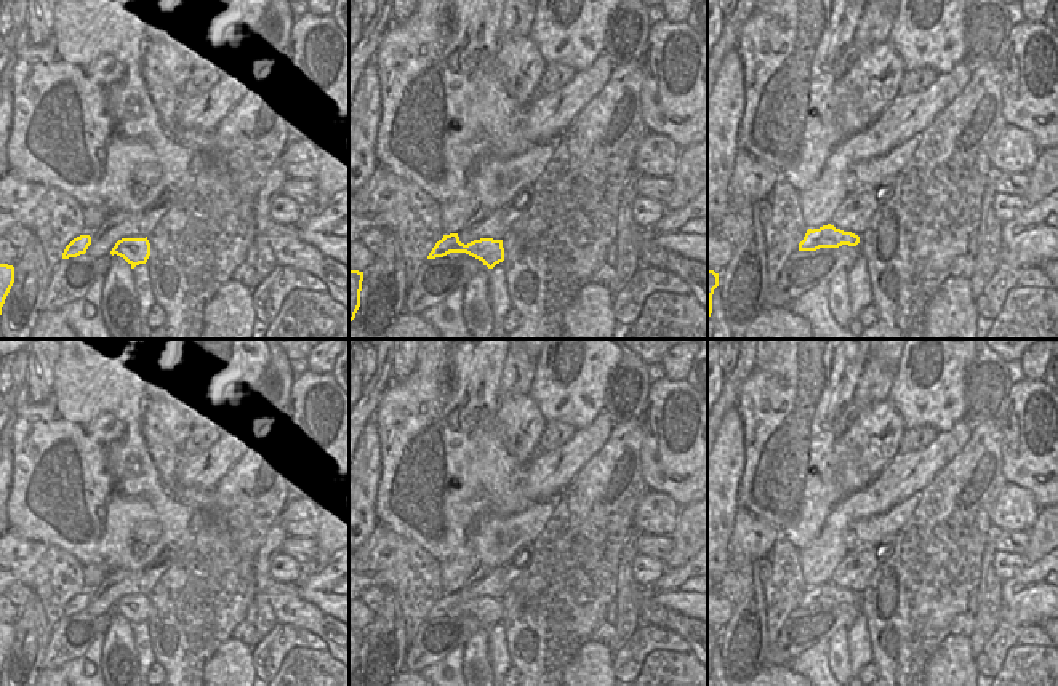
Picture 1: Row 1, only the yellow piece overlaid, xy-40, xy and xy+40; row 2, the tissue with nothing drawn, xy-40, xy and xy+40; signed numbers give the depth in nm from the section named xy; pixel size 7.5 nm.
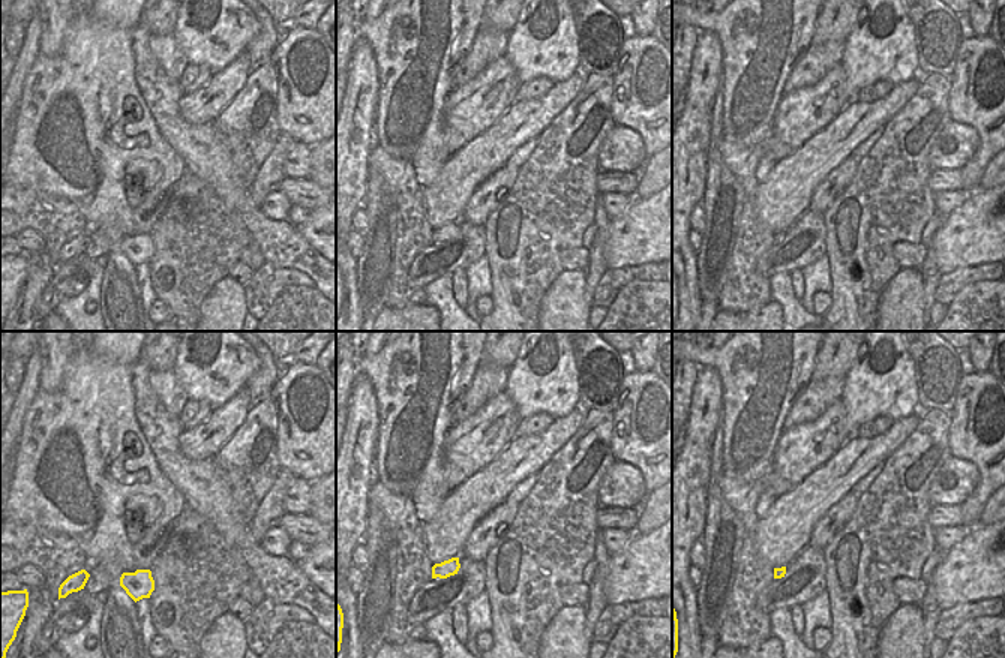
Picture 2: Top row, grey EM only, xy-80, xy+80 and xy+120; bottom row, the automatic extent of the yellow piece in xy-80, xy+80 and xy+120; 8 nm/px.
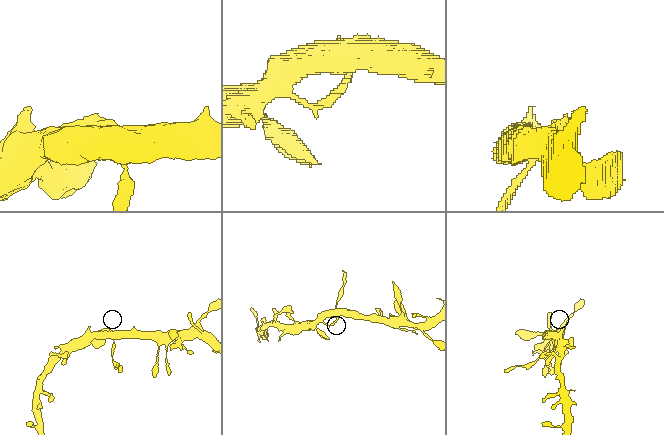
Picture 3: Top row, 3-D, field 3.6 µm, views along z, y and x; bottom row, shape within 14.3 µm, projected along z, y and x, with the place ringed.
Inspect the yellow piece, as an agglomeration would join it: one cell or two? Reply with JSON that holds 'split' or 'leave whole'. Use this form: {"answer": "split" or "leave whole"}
{"answer": "split"}

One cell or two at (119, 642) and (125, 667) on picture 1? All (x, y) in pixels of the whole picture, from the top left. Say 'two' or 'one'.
one

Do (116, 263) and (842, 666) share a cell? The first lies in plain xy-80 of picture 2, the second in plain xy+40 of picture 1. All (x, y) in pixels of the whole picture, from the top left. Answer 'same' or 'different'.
same

